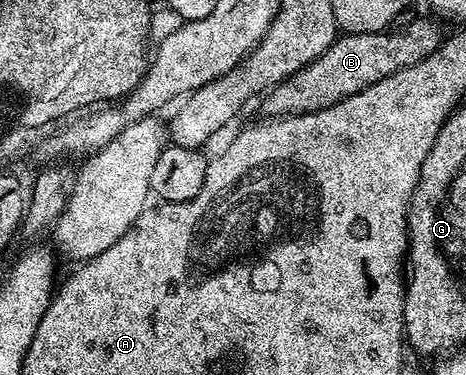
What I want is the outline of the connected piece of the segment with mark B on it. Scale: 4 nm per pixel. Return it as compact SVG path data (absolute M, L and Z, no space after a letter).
M419 16L411 24L394 29L392 32L342 33L330 44L327 52L323 52L323 56L319 56L299 72L284 78L282 82L272 87L271 93L264 99L266 108L273 116L311 114L347 96L355 96L355 92L363 92L363 88L371 88L371 84L379 84L379 80L403 68L411 68L411 64L419 64L419 60L431 56L431 52L435 52L443 41L441 26L436 22L438 19L433 18Z

